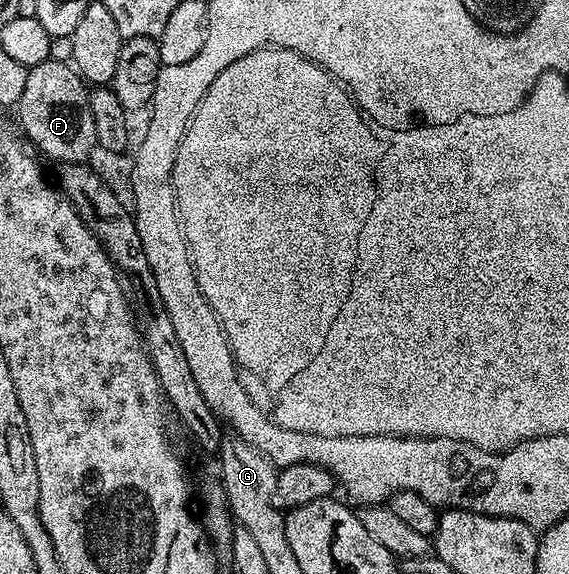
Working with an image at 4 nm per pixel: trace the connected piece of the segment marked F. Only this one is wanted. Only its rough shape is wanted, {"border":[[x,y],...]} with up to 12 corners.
{"border":[[74,65],[28,69],[26,141],[55,164],[97,150],[89,86]]}

